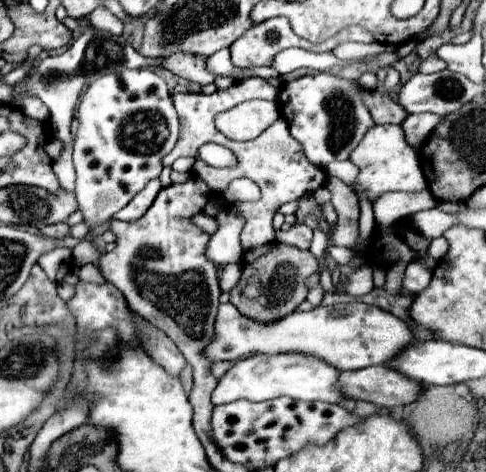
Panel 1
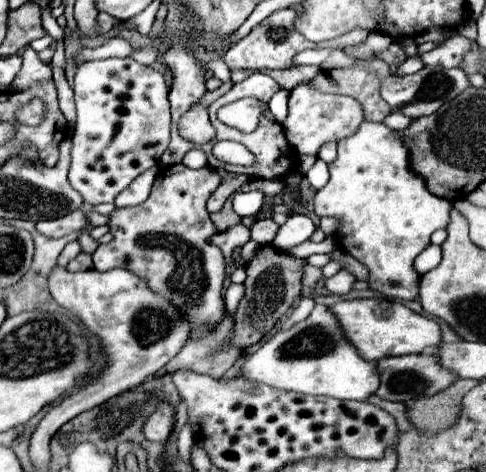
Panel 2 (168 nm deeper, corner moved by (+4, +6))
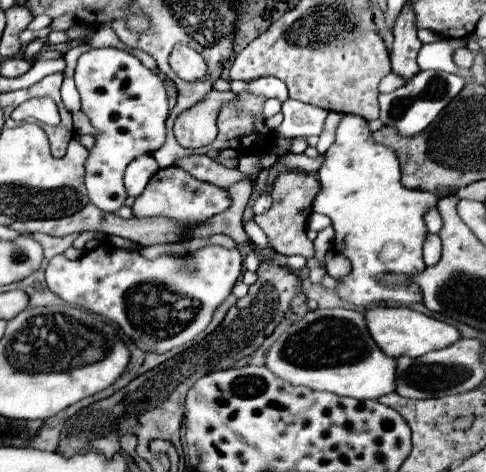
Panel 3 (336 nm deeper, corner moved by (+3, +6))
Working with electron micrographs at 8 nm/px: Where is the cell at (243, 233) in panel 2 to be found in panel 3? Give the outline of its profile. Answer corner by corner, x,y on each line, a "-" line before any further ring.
102,244
96,250
86,252
78,260
68,260
62,254
54,256
46,268
46,284
66,304
98,314
106,318
110,324
116,324
126,336
130,336
132,342
136,342
140,350
164,354
174,348
184,348
210,324
214,310
232,292
240,272
242,272
242,256
236,248
226,250
222,246
206,246
194,252
188,262
182,262
172,258
170,254
162,254
154,260
148,260
142,254

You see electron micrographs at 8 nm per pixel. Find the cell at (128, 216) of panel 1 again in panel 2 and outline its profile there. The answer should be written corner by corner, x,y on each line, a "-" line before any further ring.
153,166
153,168
145,170
141,176
137,176
137,178
135,178
135,180
133,180
133,182
131,182
131,184
129,184
129,186
127,186
119,196
117,196
115,204
117,204
119,208
141,204
141,202
145,200
145,196
149,196
157,172
159,172
159,168

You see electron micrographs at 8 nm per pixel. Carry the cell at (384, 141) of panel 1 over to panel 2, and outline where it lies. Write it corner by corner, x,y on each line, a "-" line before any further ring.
365,120
353,136
347,136
345,140
339,140
337,158
335,158
335,162
329,164
329,174
331,174
329,182
327,182
321,190
317,190
317,194
315,194
315,198
313,198
313,210
315,210
315,214
317,214
319,218
331,216
331,218
339,220
339,226
337,226
337,232
335,232
335,240
337,240
337,244
339,244
341,250
349,252
353,258
357,258
361,264
367,266
367,270
369,270
367,284
369,284
371,290
375,290
375,292
379,292
379,294
383,294
383,296
387,296
387,298
395,298
395,300
415,300
415,298
419,296
419,278
421,278
421,276
417,274
417,270
415,270
415,266
413,266
413,260
419,256
421,250
425,250
425,248
429,246
431,234
433,234
437,228
445,228
445,226
447,226
447,222
449,222
449,210
451,210
451,206
453,206
451,200
437,198
437,196
433,196
433,194
425,188
425,182
423,182
417,174
413,174
413,170
409,170
409,154
407,154
407,150
403,148
403,142
397,138
397,132
391,130
391,128
387,128
387,126
381,124
381,122
367,122
367,120

